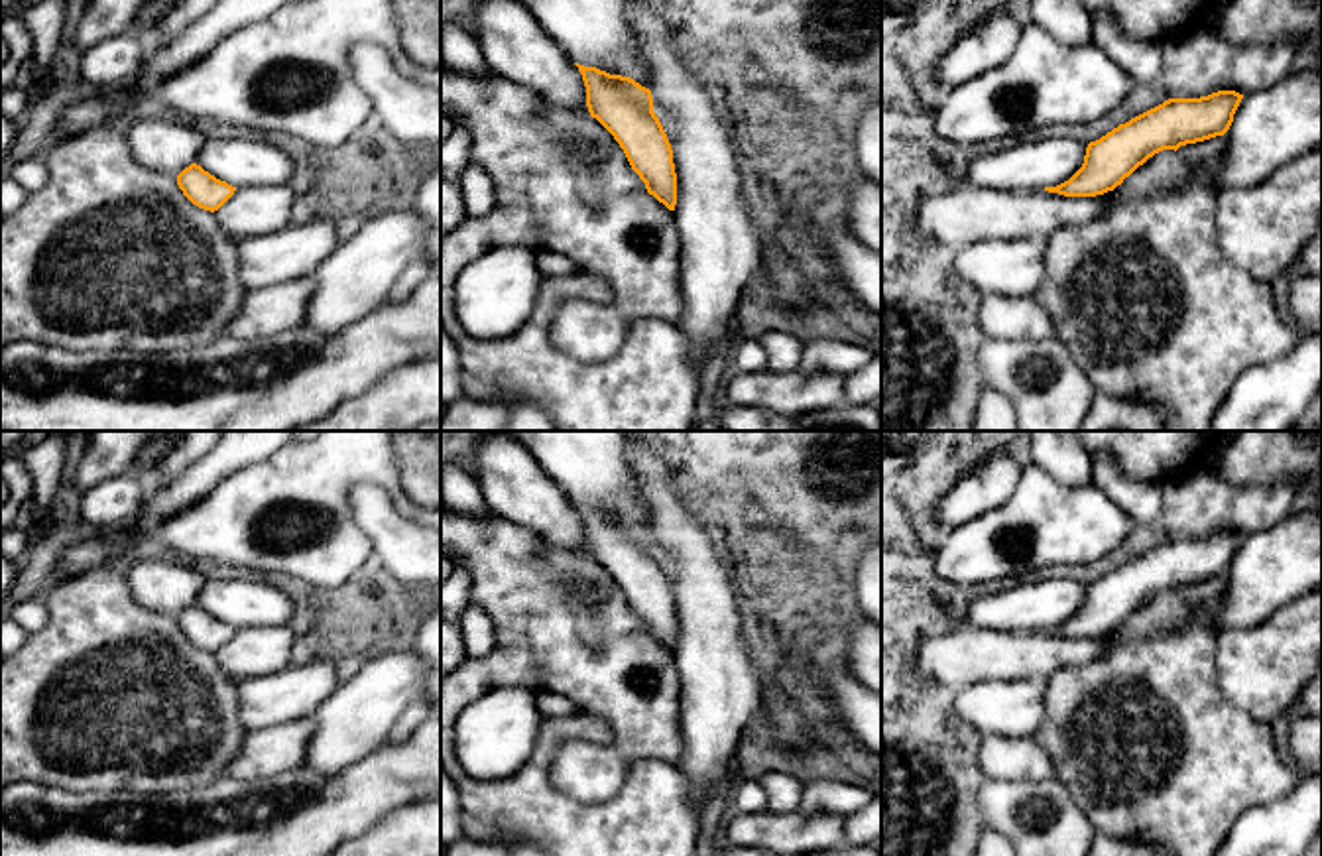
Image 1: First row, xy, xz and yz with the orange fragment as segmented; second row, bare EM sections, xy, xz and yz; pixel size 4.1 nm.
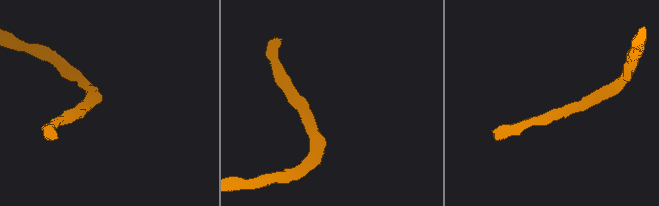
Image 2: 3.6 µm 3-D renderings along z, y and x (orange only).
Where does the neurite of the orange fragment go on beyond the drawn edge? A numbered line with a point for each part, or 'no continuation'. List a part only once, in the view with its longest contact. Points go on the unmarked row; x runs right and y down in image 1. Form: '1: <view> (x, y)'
1: xz (721, 689)

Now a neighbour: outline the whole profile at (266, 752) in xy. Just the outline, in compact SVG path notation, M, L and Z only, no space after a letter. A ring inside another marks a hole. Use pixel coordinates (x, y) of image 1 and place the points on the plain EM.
M303 716L262 730L248 730L246 740L230 760L224 777L254 781L303 767L313 732L313 716Z

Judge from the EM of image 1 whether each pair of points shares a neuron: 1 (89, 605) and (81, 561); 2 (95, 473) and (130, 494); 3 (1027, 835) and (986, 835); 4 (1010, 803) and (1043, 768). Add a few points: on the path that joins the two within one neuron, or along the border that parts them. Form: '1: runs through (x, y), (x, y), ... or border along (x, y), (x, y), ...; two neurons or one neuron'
1: border along (109, 565), (99, 565), (61, 583); two neurons
2: border along (132, 469), (109, 477), (83, 492); two neurons
3: border along (982, 823), (1004, 835); two neurons
4: border along (1051, 776), (1041, 780), (988, 780); two neurons

